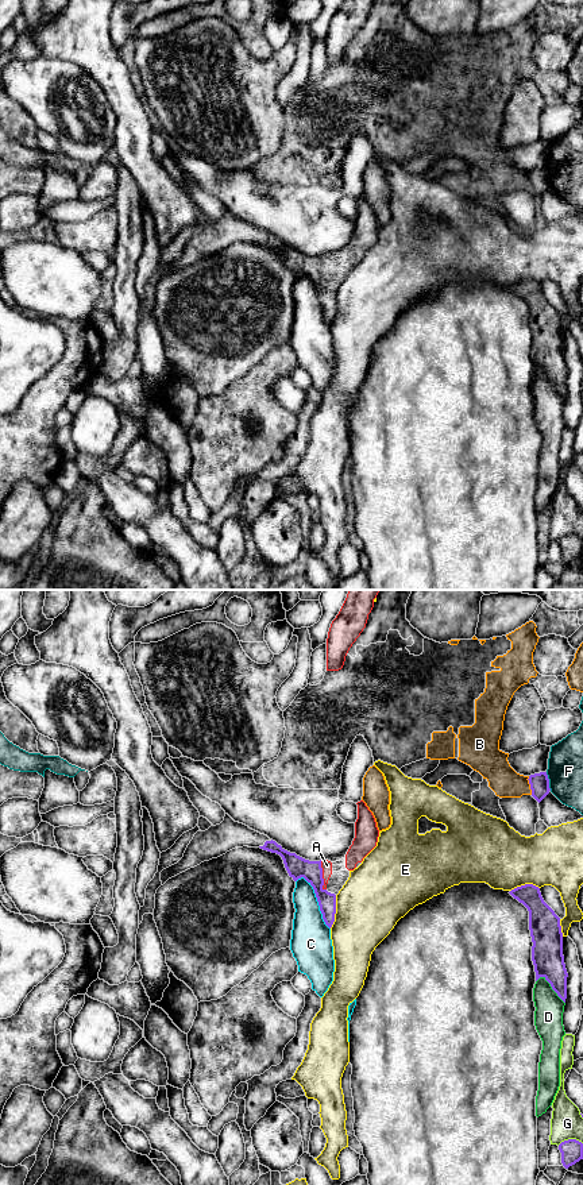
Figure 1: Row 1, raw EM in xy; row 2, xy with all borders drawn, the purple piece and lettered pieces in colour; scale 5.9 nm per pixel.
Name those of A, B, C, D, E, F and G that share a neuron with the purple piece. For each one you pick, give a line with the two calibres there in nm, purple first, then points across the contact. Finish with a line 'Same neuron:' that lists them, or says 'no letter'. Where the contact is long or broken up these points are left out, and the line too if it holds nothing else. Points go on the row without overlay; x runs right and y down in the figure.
A: 130 nm thick on the purple side, 60 nm on the other; runs through xy (297, 262), (321, 270), (327, 261)
Same neuron: A

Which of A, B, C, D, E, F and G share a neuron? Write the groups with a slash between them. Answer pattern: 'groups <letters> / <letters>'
groups A / B / C / D / E / F / G

